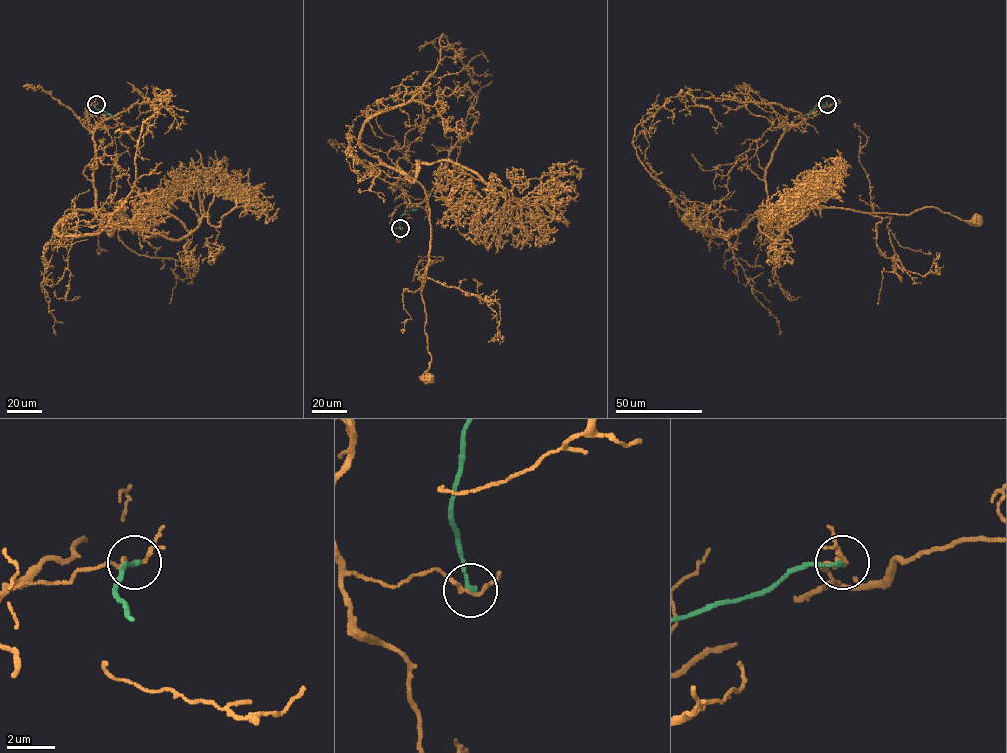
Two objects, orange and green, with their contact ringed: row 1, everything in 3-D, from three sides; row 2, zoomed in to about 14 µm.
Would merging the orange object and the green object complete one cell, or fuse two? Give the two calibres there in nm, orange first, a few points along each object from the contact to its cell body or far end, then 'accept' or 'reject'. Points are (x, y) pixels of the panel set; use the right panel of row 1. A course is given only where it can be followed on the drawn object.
150 nm thick on the orange side, 190 nm on the other; orange runs (827, 104), (789, 124), (772, 153), (765, 184), (773, 213), (844, 208), (909, 215), (931, 206), (976, 219); green runs (827, 104), (807, 116); reject

